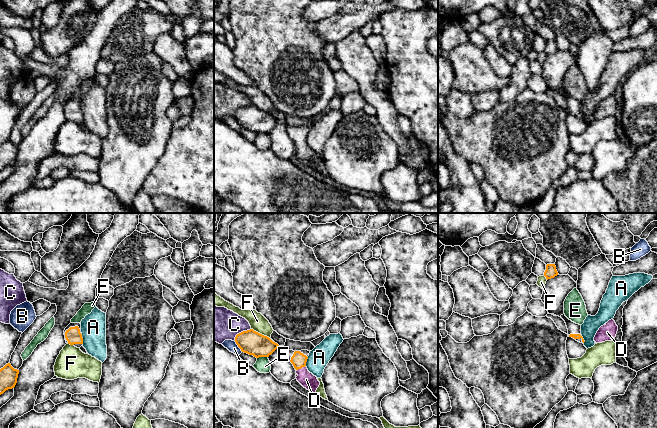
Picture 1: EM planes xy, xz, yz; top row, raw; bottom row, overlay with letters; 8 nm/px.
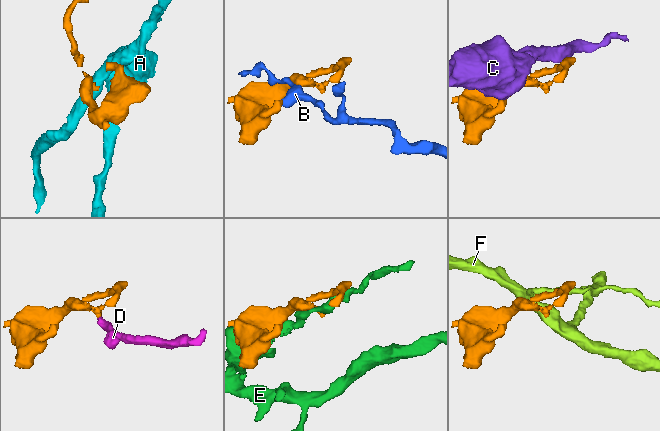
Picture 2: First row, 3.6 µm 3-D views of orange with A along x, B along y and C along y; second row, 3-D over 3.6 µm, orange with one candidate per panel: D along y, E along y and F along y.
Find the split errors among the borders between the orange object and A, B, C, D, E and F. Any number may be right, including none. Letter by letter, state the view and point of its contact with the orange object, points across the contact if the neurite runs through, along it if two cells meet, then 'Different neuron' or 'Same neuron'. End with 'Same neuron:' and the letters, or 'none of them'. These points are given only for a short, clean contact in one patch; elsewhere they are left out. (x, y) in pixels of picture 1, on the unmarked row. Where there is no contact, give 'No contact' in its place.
A: Touches orange at xy (82, 115). Boundary: xy (81, 110), (83, 119). Different neuron
B: Touches orange at xz (238, 122). Different neuron
C: Touches orange at xz (241, 108). Different neuron
D: Touches orange at xz (301, 143). Path across: xz (299, 136), (301, 143), (305, 154). Same neuron
E: Touches orange at xz (262, 132). Different neuron
F: Touches orange at xz (261, 110). Different neuron
Same neuron: D

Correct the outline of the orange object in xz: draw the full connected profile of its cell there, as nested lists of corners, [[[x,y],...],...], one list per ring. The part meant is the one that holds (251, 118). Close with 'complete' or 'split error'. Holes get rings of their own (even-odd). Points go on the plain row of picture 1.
[[[253,105],[237,110],[235,118],[242,128],[253,131],[256,134],[269,133],[277,124],[281,123],[269,113]]] | complete

